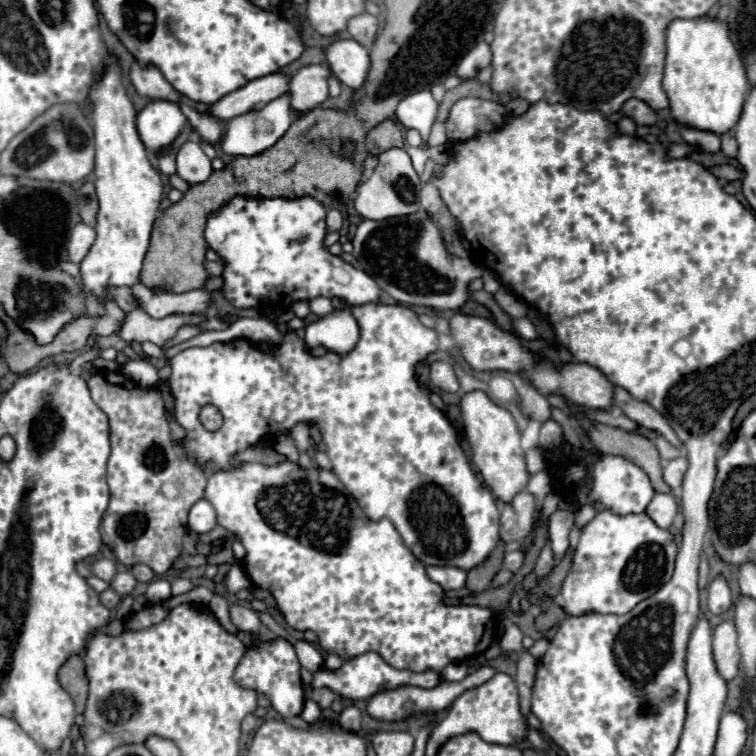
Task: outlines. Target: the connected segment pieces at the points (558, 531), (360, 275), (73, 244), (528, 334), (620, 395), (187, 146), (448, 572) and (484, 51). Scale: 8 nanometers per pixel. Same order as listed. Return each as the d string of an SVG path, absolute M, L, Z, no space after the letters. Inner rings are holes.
M554 511L550 515L550 543L554 561L560 561L568 551L570 547L568 535L572 527L574 527L574 515L570 511Z
M234 197L226 203L218 213L208 217L206 223L206 241L208 245L224 259L224 297L234 307L270 307L276 311L286 311L298 299L310 301L318 295L324 297L338 297L352 307L380 303L382 289L368 277L364 271L354 269L352 265L344 263L340 257L328 253L322 245L326 237L326 209L312 197L300 199L244 199Z
M78 223L72 233L70 233L70 241L68 241L68 257L72 263L80 263L86 253L90 251L92 243L96 239L96 231L84 223Z
M528 317L514 321L514 329L524 339L536 339L536 329L534 329L534 325L532 325L532 321Z
M614 387L614 403L624 411L624 415L628 415L632 421L636 421L640 427L652 429L656 433L660 433L664 439L668 439L674 447L680 447L682 443L678 441L674 429L670 427L670 423L656 411L652 409L648 403L644 401L636 401L628 391Z
M190 139L178 149L178 153L176 153L176 167L178 167L176 173L184 181L188 181L190 185L204 183L212 175L210 159L202 151L200 143L190 141Z
M428 567L426 573L444 591L466 587L466 571L464 569L456 569L456 567Z
M478 41L466 55L464 59L460 61L458 69L456 69L456 75L464 77L464 79L474 79L476 73L486 67L488 63L492 61L492 51L490 51L490 45L486 41Z

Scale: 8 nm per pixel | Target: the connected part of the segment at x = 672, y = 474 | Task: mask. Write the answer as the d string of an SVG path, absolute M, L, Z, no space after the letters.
M680 457L680 459L672 459L672 461L668 463L668 467L664 469L664 483L666 483L668 487L672 487L674 493L680 489L680 485L682 485L682 477L684 477L686 469L688 469L688 461L686 461L684 457Z

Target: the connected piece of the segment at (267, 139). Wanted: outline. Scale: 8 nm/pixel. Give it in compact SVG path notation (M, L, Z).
M284 93L282 97L270 101L264 109L260 111L250 111L246 115L234 117L232 121L228 121L226 125L226 133L220 141L220 147L224 153L236 157L236 155L258 155L264 149L272 147L290 127L292 119L290 119L290 101L288 101L288 93Z

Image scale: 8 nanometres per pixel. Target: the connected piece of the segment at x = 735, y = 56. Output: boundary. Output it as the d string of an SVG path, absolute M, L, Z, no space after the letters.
M706 15L670 21L666 27L666 71L662 87L668 93L672 117L678 123L718 135L730 131L742 113L750 81L744 73L744 61L740 61L740 53L728 37L728 25Z

